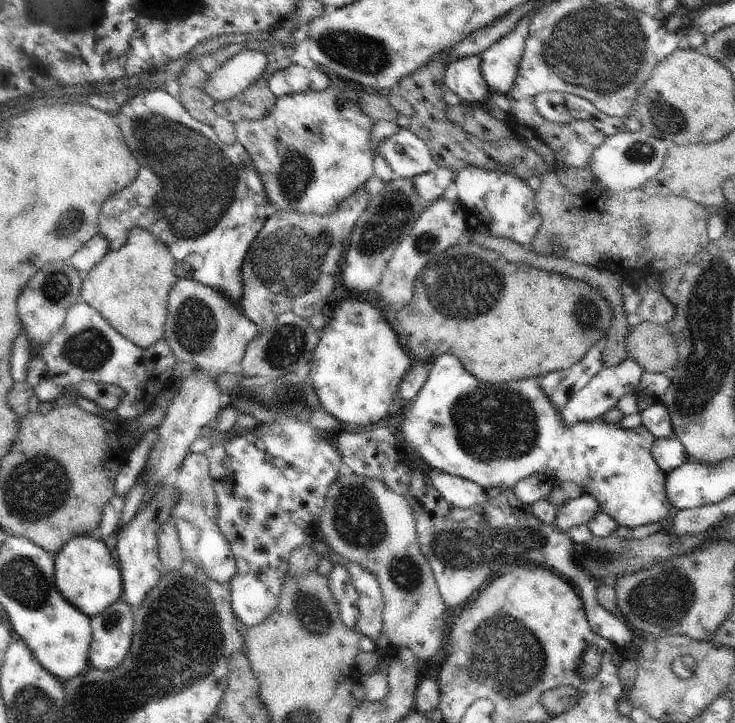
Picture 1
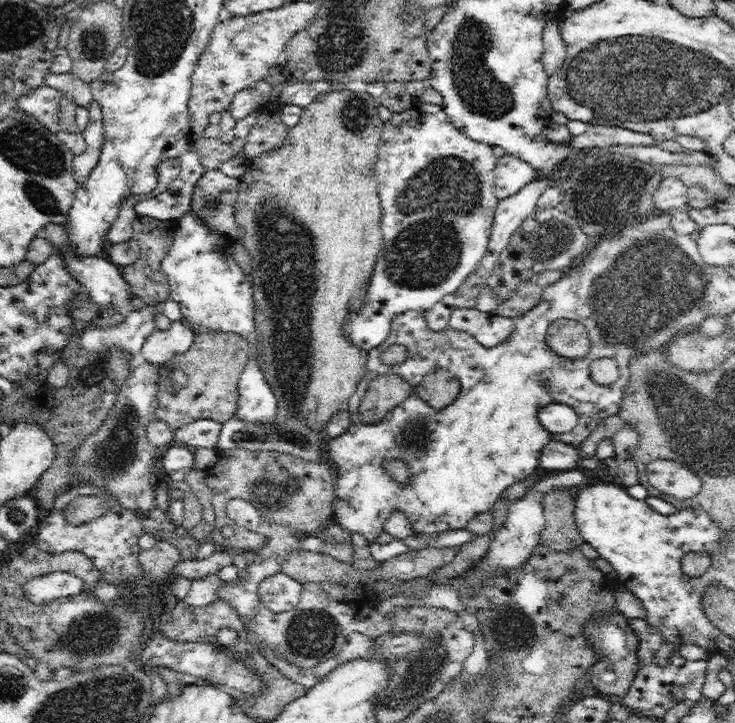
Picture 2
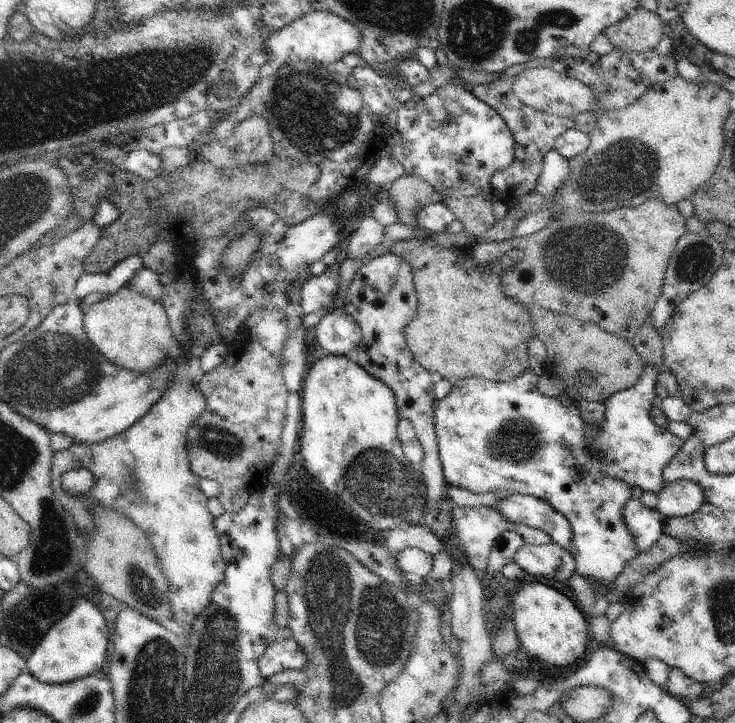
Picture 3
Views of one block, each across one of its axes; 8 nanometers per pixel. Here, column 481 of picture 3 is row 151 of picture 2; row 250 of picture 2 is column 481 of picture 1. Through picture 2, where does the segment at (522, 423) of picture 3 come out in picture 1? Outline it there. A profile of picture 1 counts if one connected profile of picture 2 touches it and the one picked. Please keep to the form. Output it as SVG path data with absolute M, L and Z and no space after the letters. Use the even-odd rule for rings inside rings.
M444 353L437 357L436 362L433 362L432 370L424 386L422 386L412 404L406 409L403 409L402 415L404 422L400 433L401 440L405 444L410 444L410 446L414 447L415 451L418 452L430 468L471 480L483 487L498 487L500 491L512 489L520 479L526 478L531 474L540 473L547 474L555 483L572 481L582 485L585 488L584 493L593 494L598 499L602 512L609 514L620 526L626 526L626 528L630 528L630 530L632 530L632 528L638 528L638 526L644 526L644 524L662 522L673 512L673 507L668 500L665 489L665 476L667 474L658 466L658 463L652 456L652 445L656 439L655 436L642 424L638 426L638 428L624 430L618 425L605 423L602 418L594 419L593 421L577 422L571 427L565 427L560 414L558 414L557 410L550 404L550 399L543 393L540 378L510 381L507 383L487 383L476 378L469 370L466 370L463 362L455 354Z

